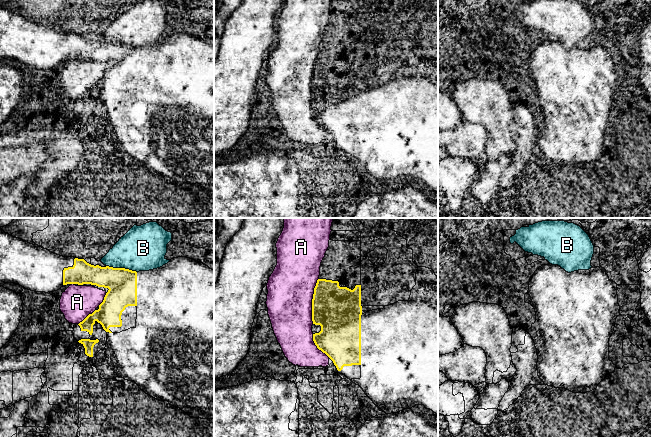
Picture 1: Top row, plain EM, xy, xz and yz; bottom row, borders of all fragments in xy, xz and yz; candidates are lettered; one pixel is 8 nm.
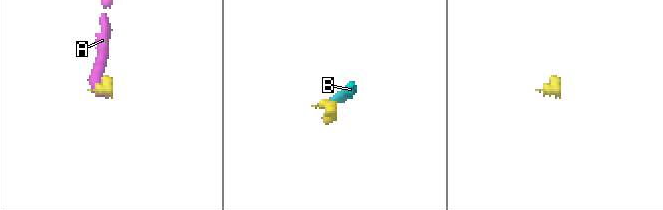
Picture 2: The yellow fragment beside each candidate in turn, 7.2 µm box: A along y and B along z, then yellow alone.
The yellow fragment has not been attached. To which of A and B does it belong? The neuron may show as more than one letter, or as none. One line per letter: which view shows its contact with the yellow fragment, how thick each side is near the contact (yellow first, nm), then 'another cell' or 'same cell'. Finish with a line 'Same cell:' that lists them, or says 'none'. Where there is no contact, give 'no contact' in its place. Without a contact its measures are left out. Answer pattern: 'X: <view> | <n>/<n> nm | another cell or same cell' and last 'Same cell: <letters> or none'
A: xz | 380/380 nm | another cell
B: xy | 240/360 nm | another cell
Same cell: none

